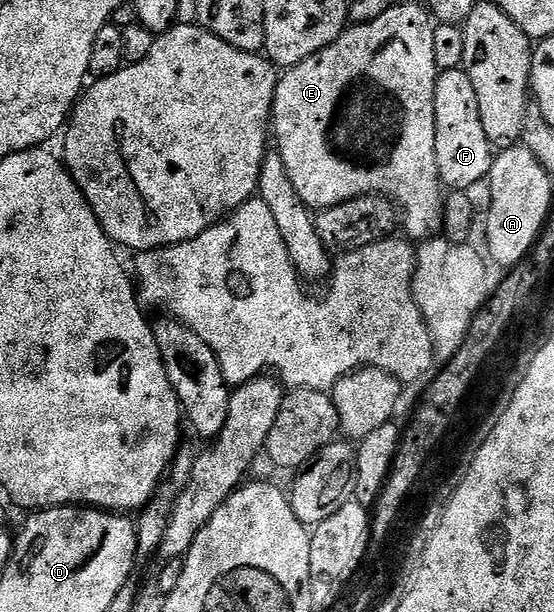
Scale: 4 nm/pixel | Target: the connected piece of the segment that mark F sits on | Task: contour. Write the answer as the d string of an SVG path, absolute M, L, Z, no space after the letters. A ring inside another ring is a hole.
M463 69L444 70L436 77L433 92L435 113L435 159L440 183L452 191L470 191L484 181L491 172L493 144L481 128L479 109L473 84Z

